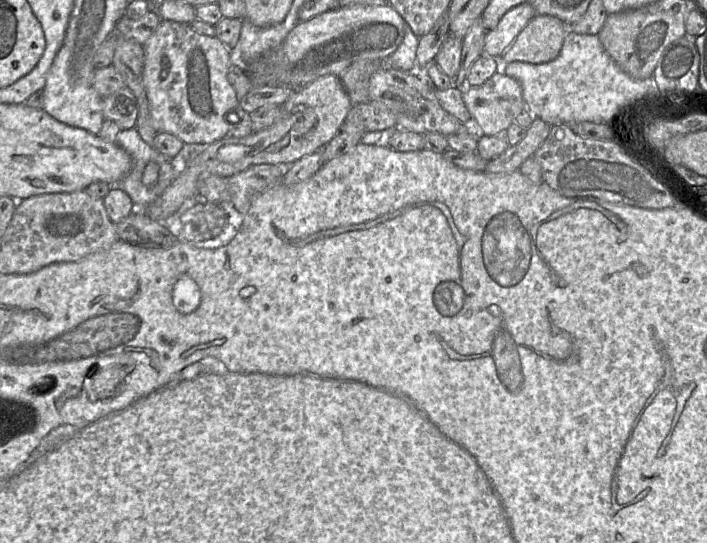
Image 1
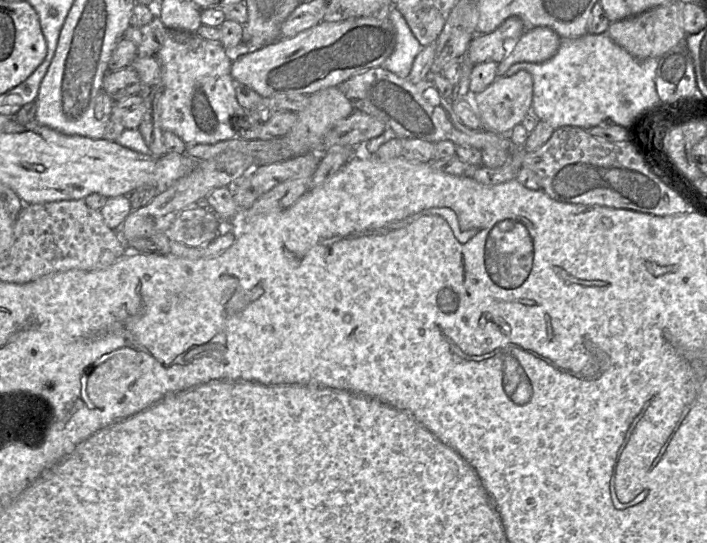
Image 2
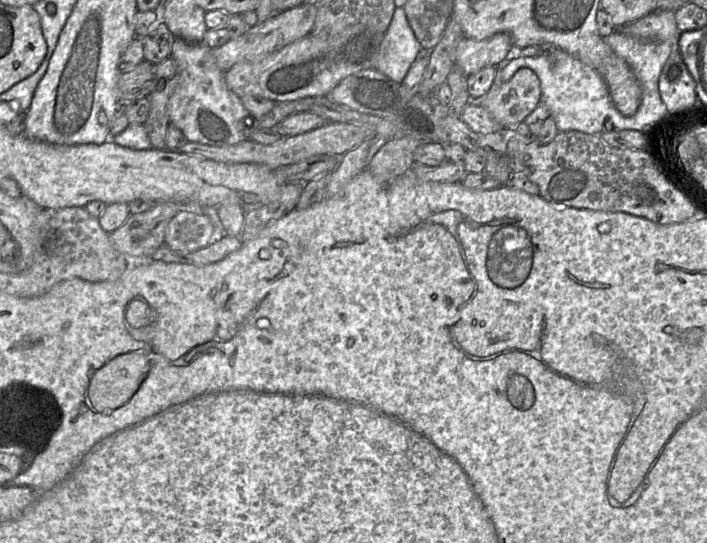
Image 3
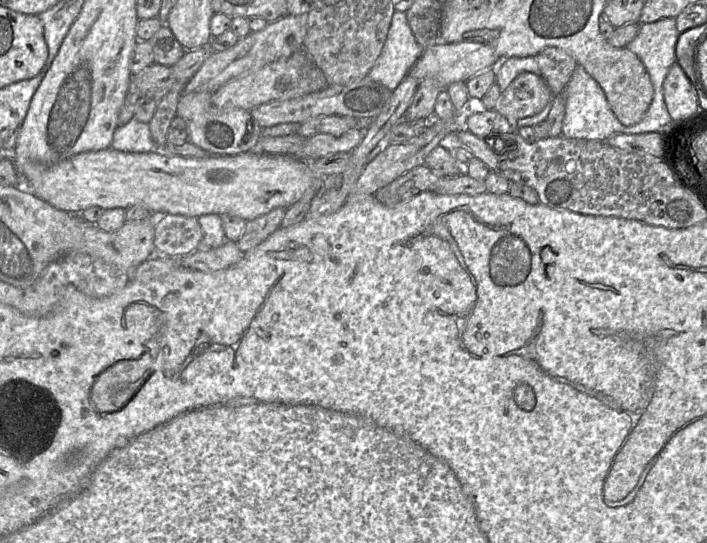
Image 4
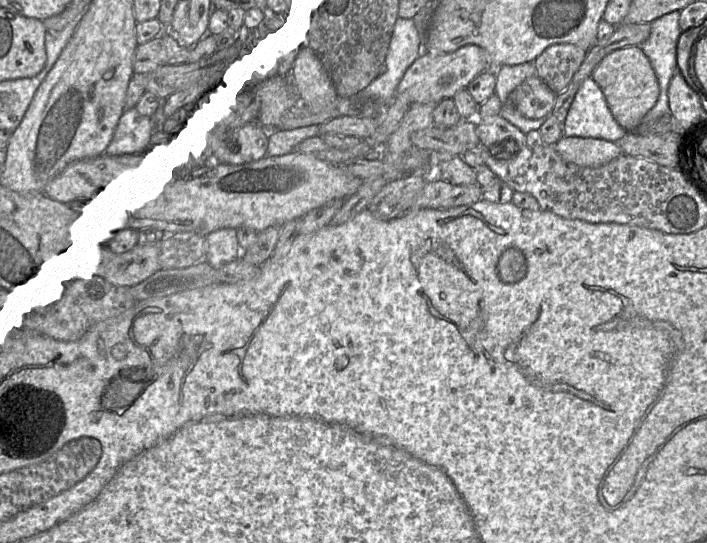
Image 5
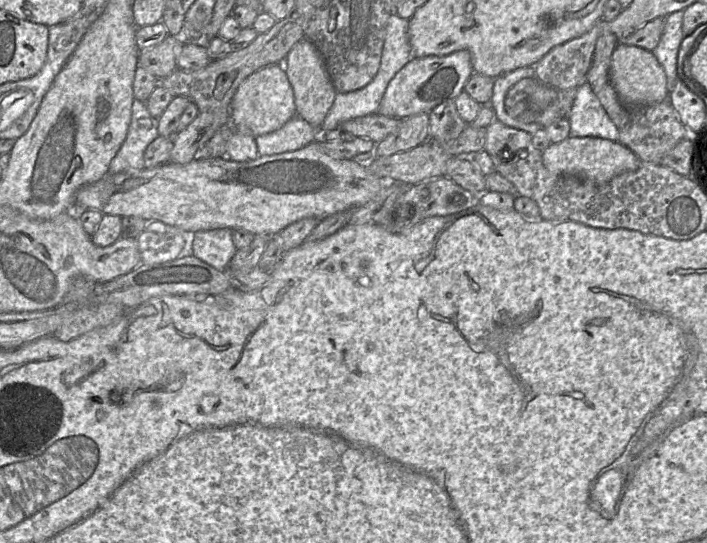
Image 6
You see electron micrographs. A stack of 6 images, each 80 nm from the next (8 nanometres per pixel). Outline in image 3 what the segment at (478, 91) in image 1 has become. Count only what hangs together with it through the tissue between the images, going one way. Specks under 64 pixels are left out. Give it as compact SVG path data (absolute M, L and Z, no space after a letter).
M521 68L498 89L489 89L485 96L474 101L502 128L514 128L541 103L540 80L531 69Z

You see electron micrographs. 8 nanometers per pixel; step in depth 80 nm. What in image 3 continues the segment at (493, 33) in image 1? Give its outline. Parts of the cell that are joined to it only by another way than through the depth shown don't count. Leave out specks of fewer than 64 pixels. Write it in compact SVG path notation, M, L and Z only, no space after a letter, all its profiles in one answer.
M505 32L483 40L464 37L456 48L455 68L470 76L485 67L496 67L513 48L512 39Z

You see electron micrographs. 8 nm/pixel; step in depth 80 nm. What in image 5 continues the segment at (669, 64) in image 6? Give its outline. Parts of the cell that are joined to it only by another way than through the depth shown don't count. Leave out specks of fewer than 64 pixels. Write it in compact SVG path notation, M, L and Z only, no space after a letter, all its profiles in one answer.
M673 11L650 23L649 38L640 45L648 57L659 84L659 97L641 124L653 126L663 116L670 116L668 86L677 71L677 43L682 33L680 11Z

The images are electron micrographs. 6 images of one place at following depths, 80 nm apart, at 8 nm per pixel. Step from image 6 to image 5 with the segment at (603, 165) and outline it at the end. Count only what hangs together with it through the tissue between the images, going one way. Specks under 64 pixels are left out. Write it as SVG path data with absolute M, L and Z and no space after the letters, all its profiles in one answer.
M561 137L556 151L567 162L584 167L599 167L622 155L615 142L598 138Z

